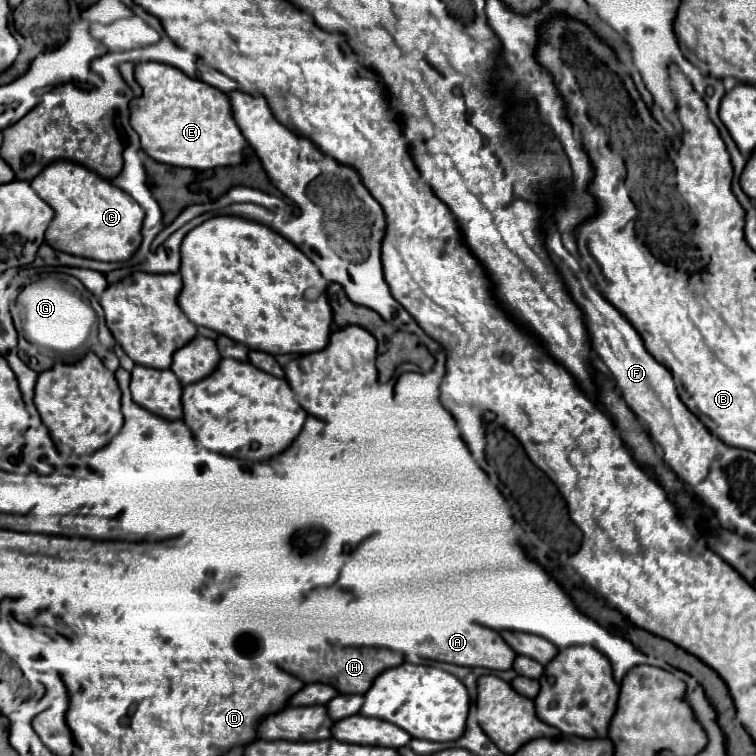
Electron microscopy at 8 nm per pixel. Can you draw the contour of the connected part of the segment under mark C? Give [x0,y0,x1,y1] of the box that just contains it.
[33,161,143,261]

